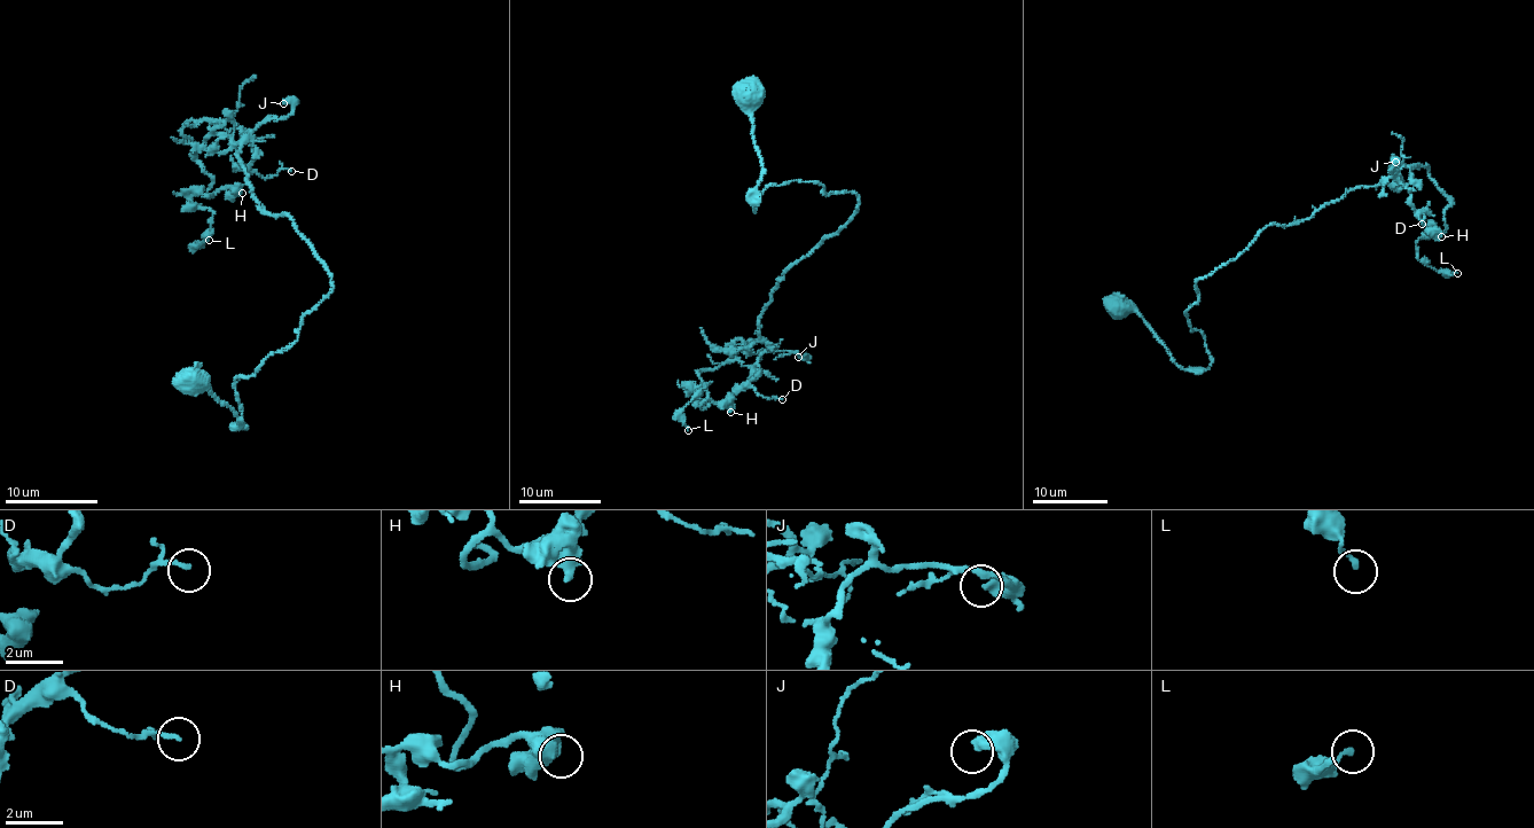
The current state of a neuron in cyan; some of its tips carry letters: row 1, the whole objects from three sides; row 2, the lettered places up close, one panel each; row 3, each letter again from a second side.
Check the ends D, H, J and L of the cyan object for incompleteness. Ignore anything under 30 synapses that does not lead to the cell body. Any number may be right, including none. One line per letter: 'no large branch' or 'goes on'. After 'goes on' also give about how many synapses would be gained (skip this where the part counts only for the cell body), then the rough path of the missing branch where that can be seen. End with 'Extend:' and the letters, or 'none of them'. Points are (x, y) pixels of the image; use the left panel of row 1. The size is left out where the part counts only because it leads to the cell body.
D: no large branch
H: no large branch
J: no large branch
L: no large branch
Extend: none of them

